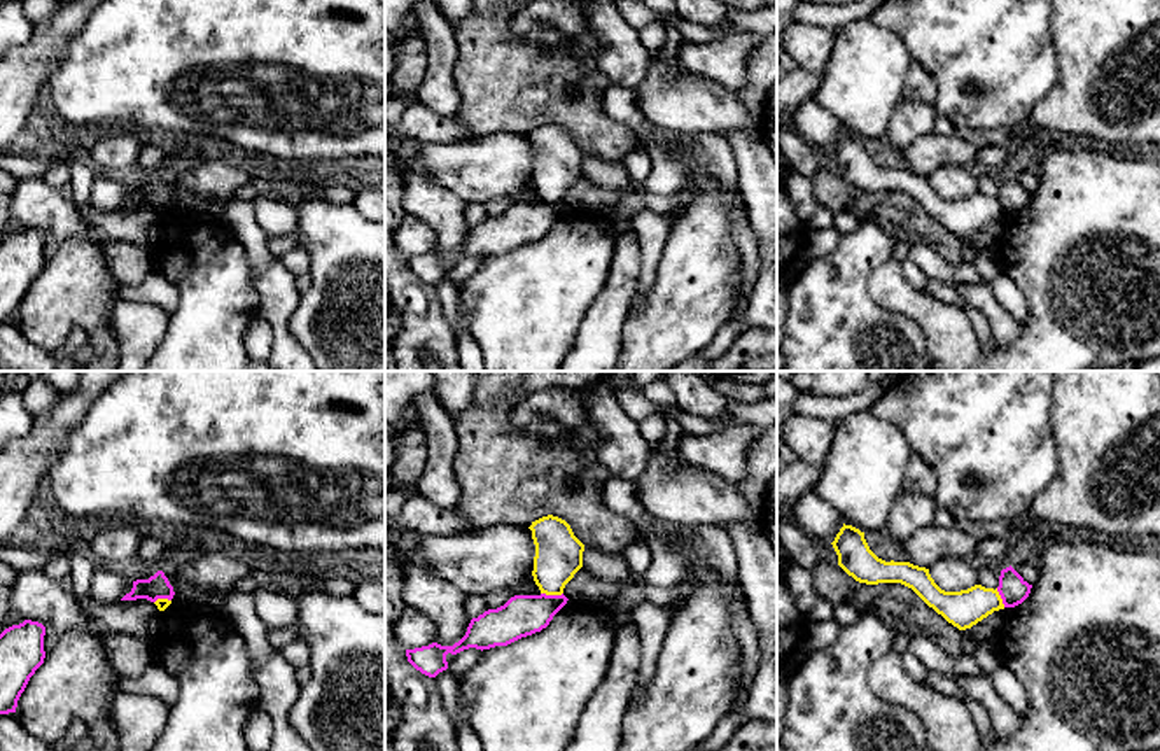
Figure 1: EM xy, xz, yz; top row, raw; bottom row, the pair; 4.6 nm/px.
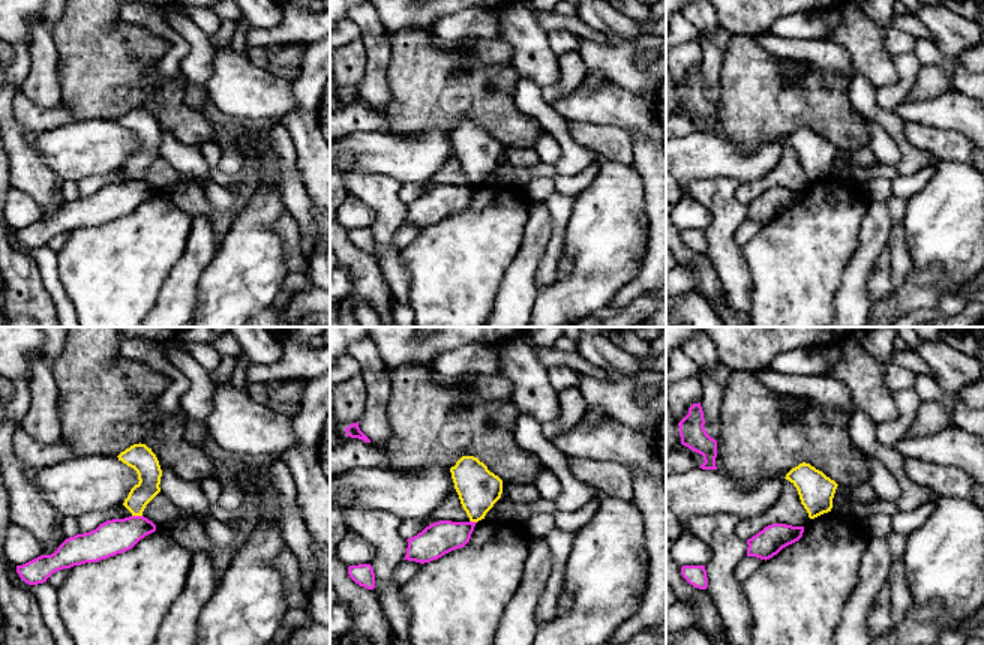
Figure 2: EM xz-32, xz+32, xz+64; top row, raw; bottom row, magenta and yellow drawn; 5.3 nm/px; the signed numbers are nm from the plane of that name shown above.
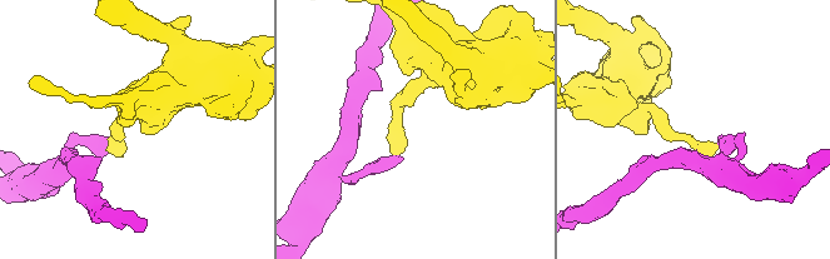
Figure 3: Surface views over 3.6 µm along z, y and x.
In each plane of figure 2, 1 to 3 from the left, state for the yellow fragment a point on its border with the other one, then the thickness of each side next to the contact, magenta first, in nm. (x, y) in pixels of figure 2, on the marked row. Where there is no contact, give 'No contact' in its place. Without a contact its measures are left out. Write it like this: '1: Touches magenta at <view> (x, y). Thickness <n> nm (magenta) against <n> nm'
1: Touches magenta at xz-32 (137, 516). Thickness 190 nm (magenta) against 130 nm
2: Touches magenta at xz+32 (473, 522). Thickness 180 nm (magenta) against 220 nm
3: No contact

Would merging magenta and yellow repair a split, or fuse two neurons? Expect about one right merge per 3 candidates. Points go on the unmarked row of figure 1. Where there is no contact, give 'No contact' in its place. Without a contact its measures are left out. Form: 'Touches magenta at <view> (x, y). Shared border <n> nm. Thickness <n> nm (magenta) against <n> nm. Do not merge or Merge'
Touches magenta at xz (552, 203). Shared border 100 nm. Thickness 190 nm (magenta) against 220 nm. Do not merge

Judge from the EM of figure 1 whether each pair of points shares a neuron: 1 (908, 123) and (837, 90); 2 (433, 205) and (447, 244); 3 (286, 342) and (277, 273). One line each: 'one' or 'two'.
1: two
2: one
3: one

